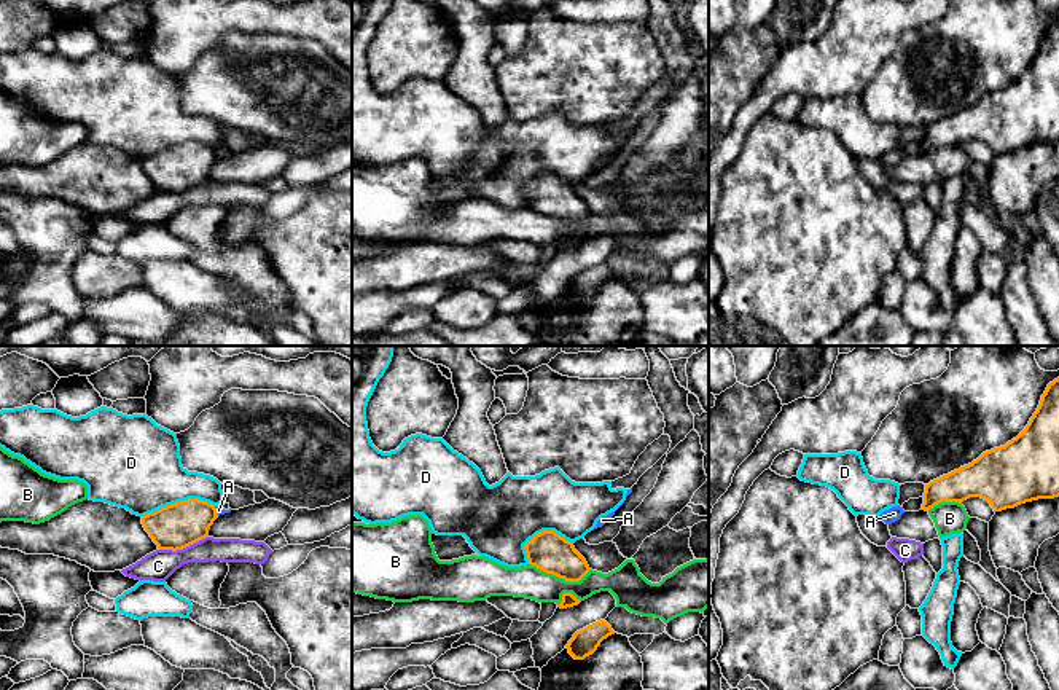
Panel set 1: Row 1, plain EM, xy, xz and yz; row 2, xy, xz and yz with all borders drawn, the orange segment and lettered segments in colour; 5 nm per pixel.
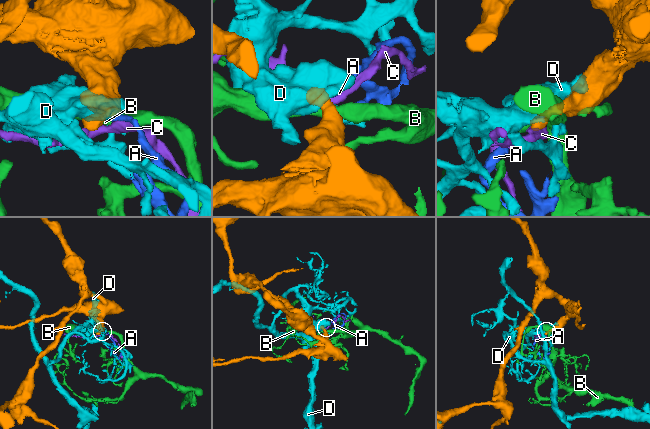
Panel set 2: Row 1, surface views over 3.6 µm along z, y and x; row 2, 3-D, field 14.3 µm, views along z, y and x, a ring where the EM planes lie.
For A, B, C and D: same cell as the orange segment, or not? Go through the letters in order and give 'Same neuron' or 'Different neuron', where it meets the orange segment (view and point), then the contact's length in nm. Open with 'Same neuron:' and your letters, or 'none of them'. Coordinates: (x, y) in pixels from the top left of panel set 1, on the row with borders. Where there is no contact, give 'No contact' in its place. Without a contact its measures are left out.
Same neuron: none of them
A: Different neuron. Touches orange at xy (215, 512). Shared border 50 nm
B: Different neuron. Touches orange at xz (559, 577). Shared border 320 nm
C: Different neuron. Touches orange at xy (183, 547). Shared border 260 nm
D: Different neuron. Touches orange at xy (179, 502). Shared border 380 nm

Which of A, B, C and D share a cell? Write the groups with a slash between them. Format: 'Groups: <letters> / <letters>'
Groups: A / B / C / D

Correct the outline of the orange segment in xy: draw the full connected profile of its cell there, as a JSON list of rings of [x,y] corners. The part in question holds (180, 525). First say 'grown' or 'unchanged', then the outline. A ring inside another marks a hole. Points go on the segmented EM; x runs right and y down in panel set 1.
unchanged | [[[188,499],[142,516],[142,524],[159,550],[183,550],[205,537],[218,518],[215,505]]]

